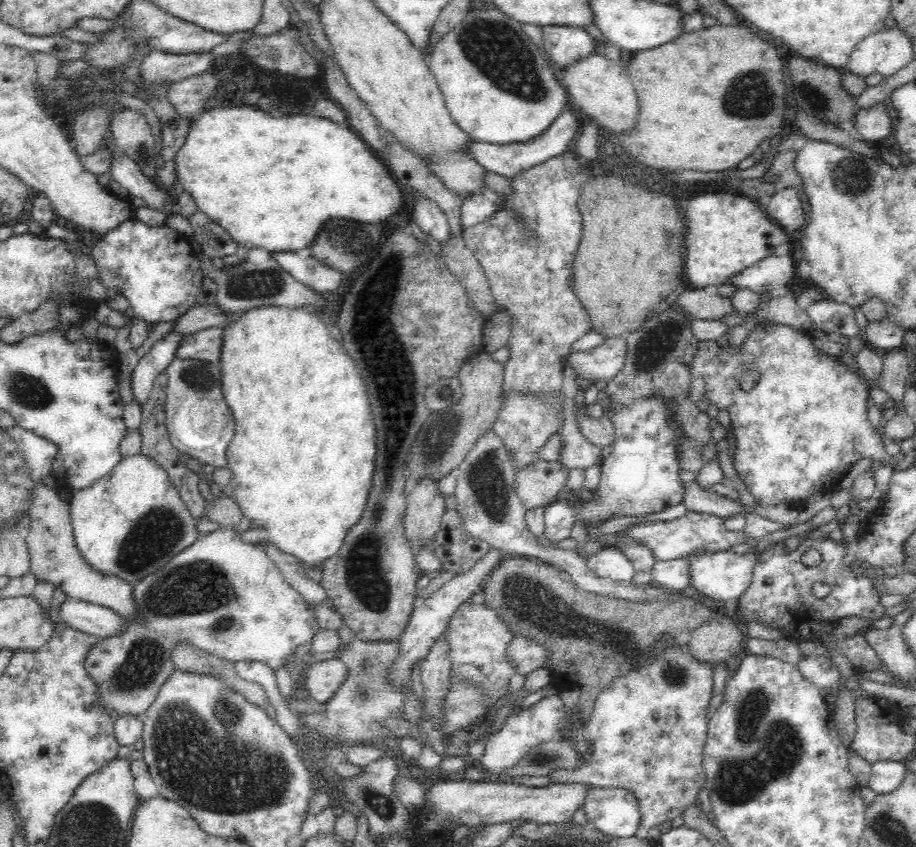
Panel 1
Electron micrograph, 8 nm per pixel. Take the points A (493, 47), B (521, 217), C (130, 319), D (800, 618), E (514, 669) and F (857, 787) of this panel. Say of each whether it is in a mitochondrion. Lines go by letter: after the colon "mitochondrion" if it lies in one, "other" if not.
A: mitochondrion
B: mitochondrion
C: other
D: other
E: other
F: other

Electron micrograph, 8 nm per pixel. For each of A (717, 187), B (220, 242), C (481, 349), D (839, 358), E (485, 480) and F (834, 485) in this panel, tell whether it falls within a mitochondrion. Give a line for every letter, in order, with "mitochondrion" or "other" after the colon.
A: other
B: other
C: other
D: other
E: mitochondrion
F: other

